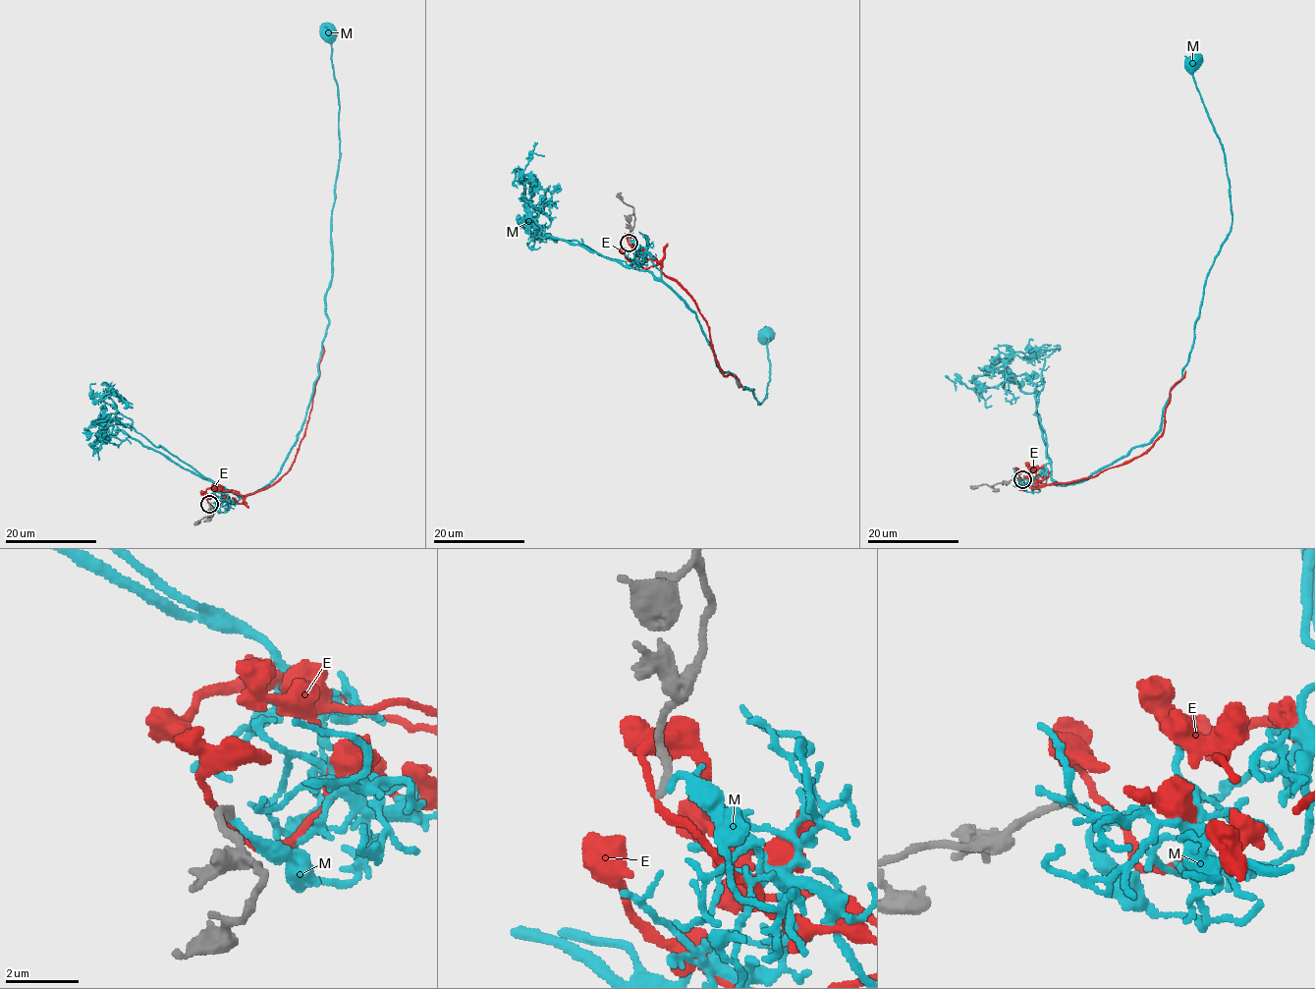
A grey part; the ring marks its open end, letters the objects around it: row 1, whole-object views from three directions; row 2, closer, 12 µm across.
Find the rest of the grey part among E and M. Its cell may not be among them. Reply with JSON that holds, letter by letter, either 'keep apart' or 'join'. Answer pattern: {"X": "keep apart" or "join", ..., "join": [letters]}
{"E": "keep apart", "M": "keep apart", "join": []}

